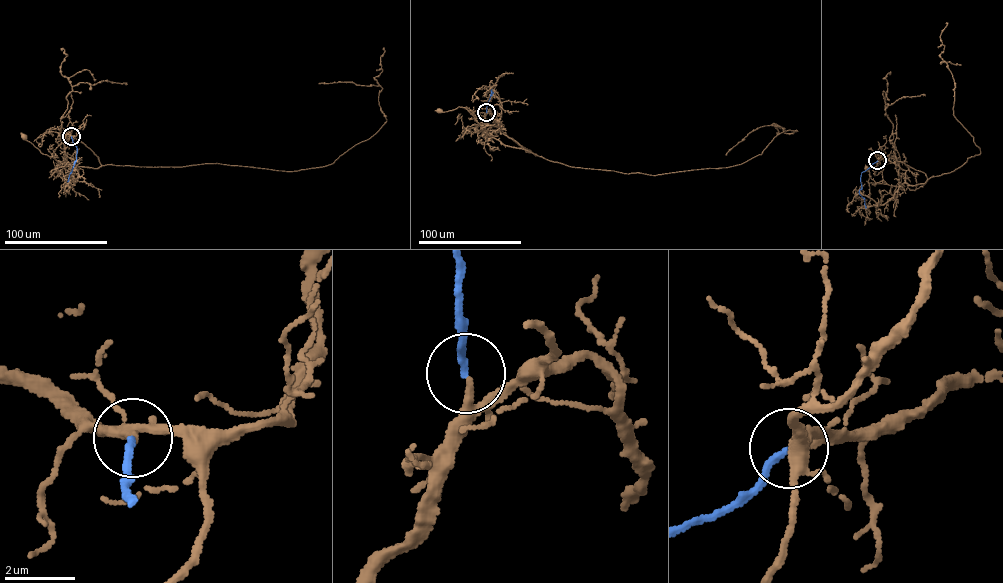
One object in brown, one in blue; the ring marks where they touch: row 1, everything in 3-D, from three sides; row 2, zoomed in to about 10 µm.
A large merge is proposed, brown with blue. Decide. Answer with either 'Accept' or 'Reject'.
Reject

